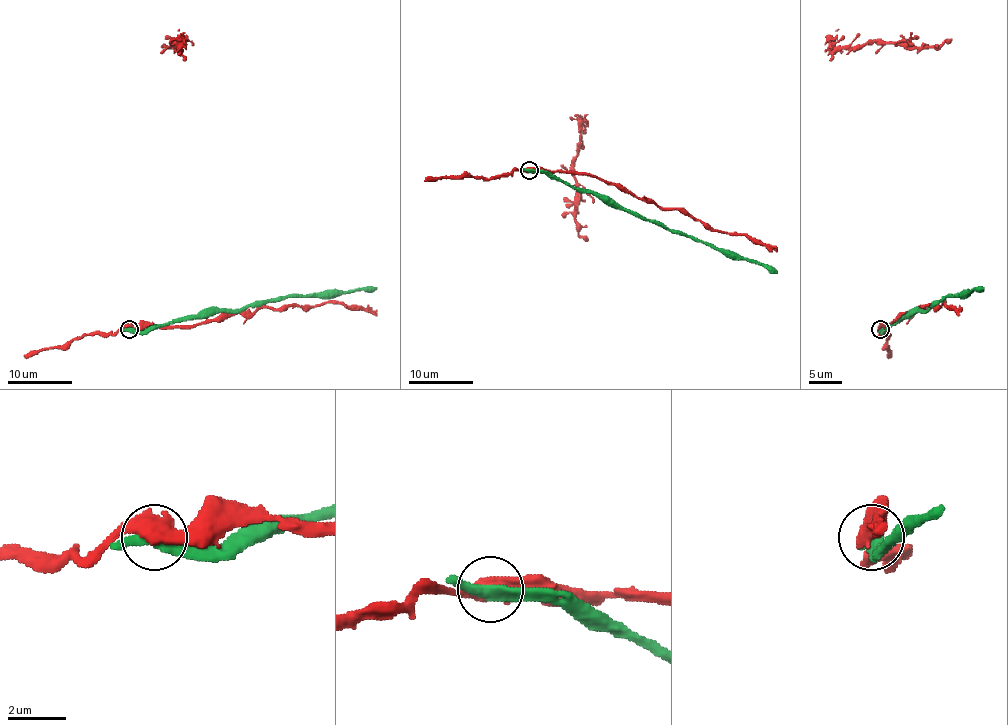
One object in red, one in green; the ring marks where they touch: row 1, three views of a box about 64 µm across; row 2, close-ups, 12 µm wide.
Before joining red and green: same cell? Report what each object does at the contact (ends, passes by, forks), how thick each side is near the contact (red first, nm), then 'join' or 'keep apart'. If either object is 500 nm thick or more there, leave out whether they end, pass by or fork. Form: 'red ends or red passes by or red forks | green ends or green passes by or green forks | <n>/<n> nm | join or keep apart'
500/400 nm | keep apart

